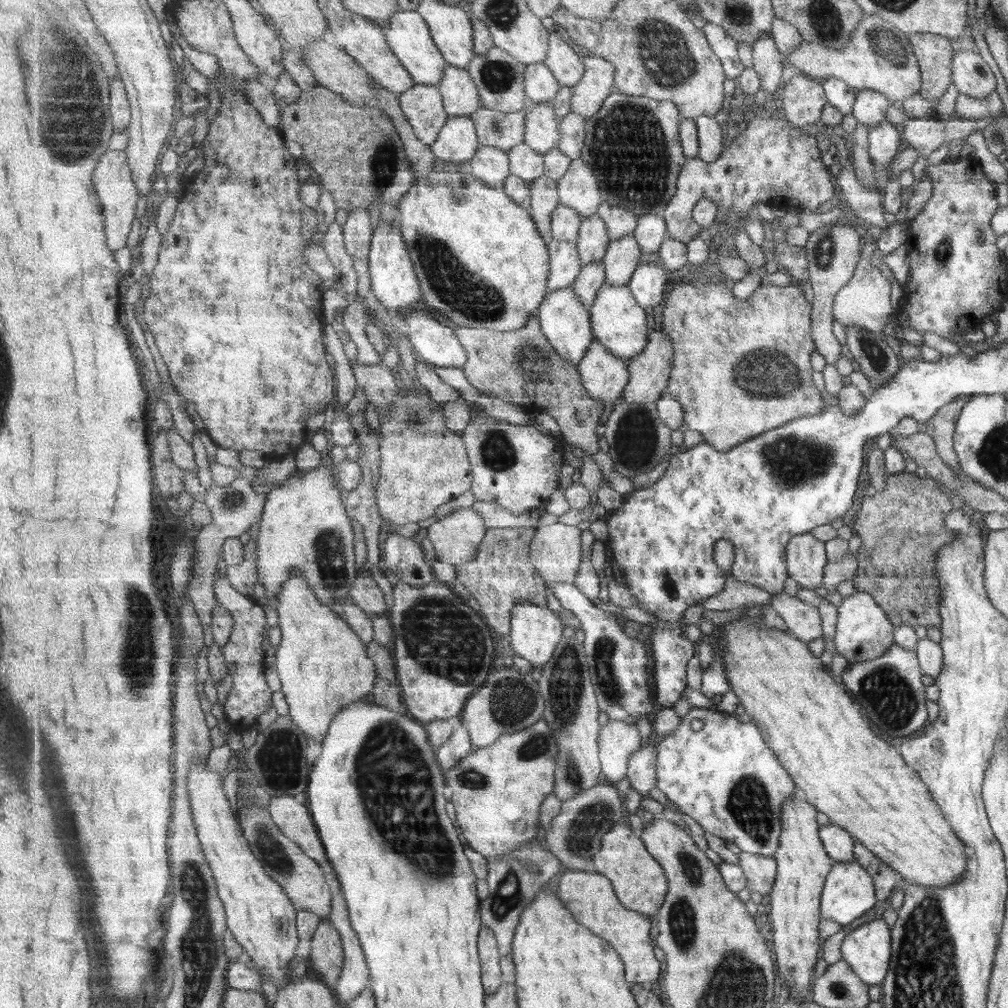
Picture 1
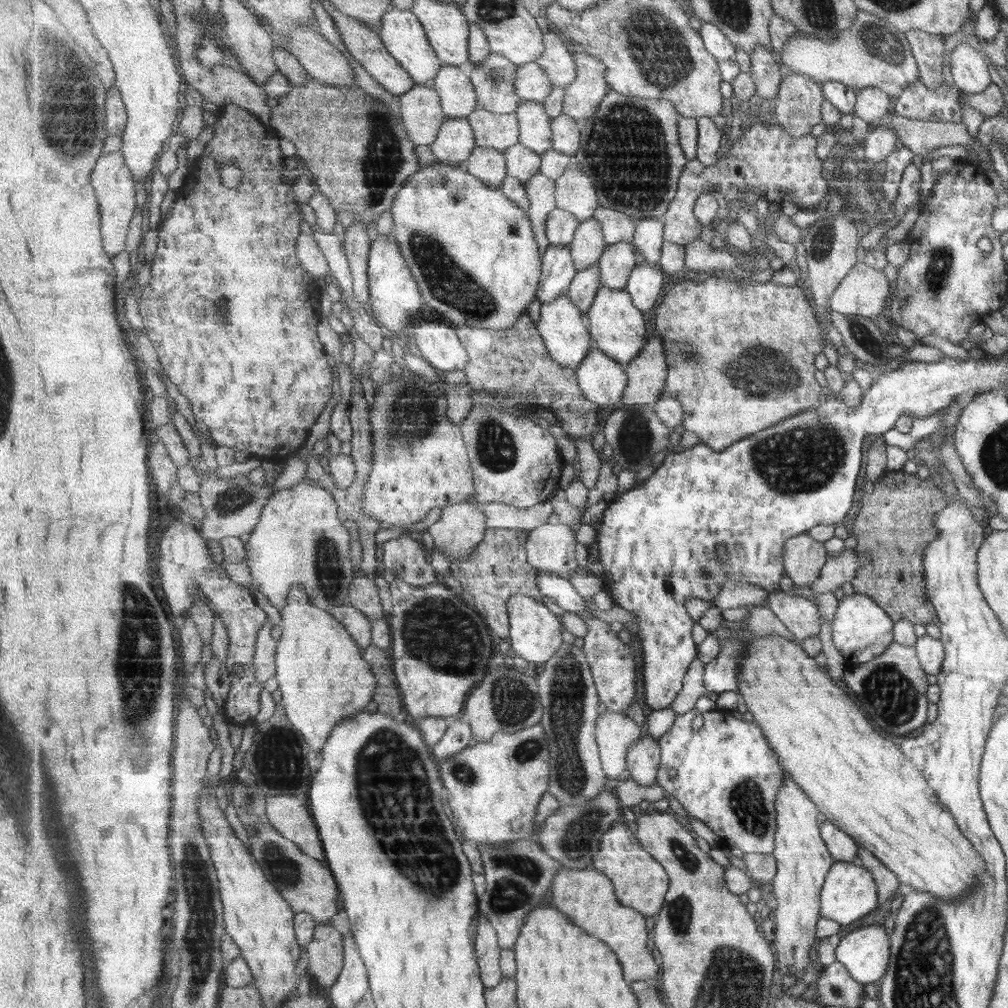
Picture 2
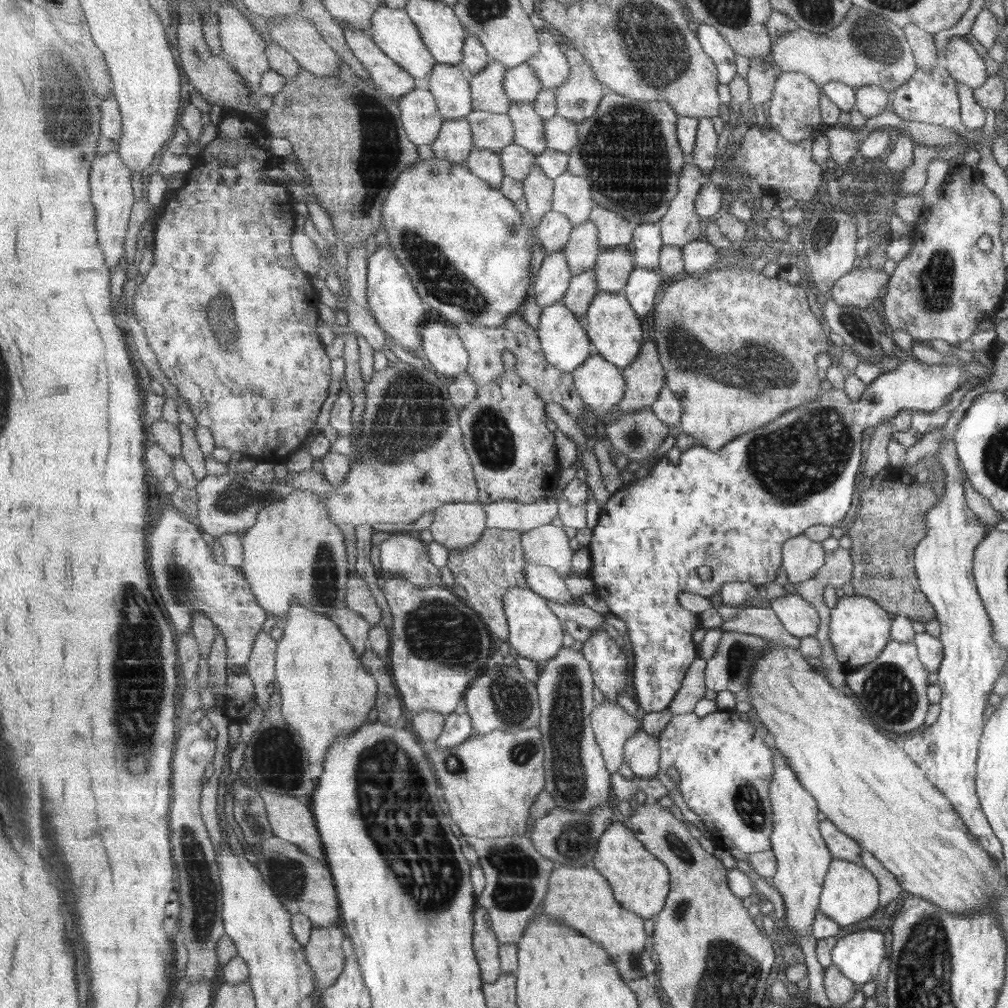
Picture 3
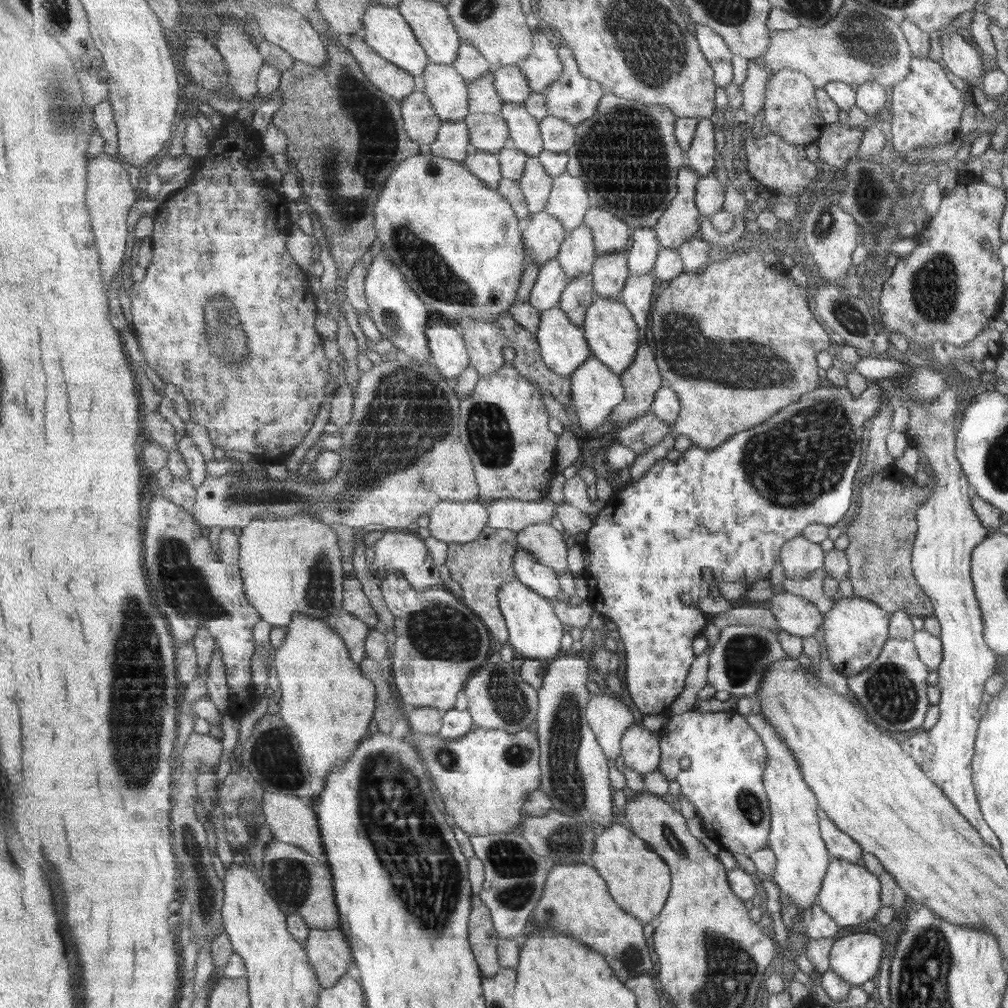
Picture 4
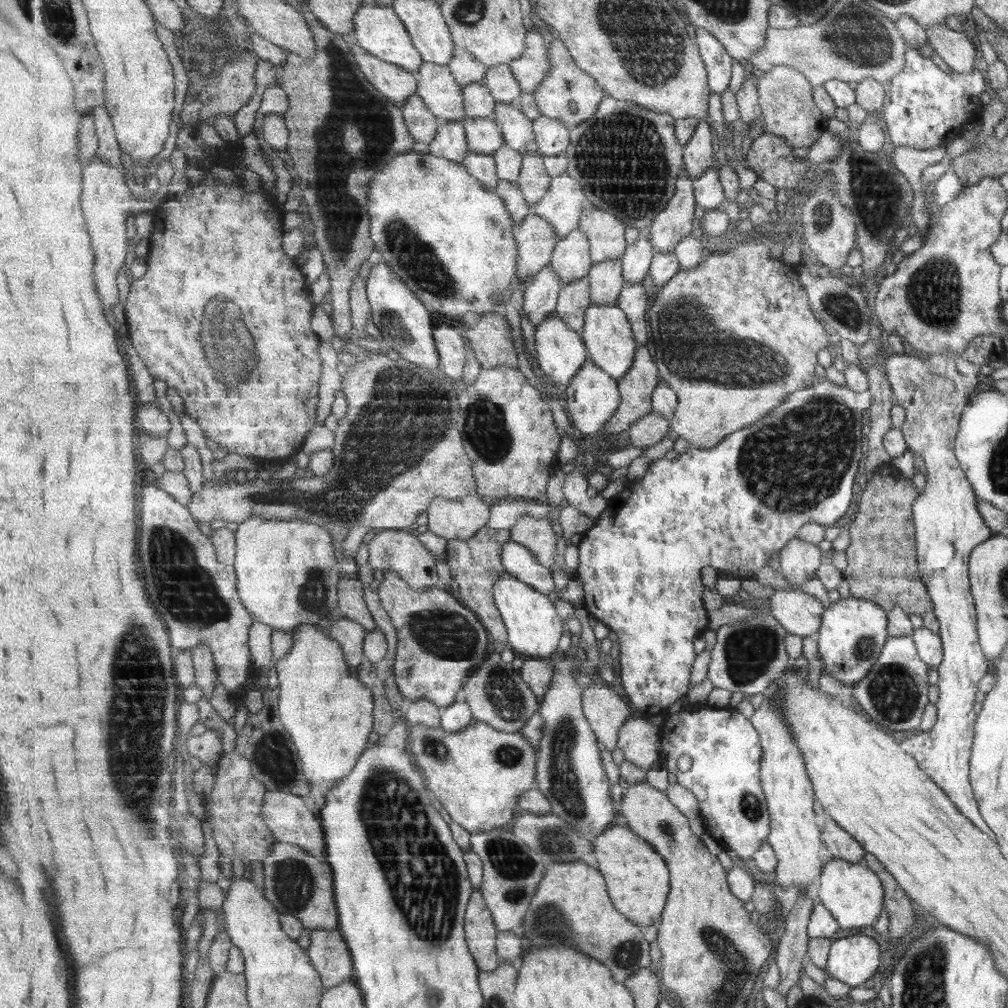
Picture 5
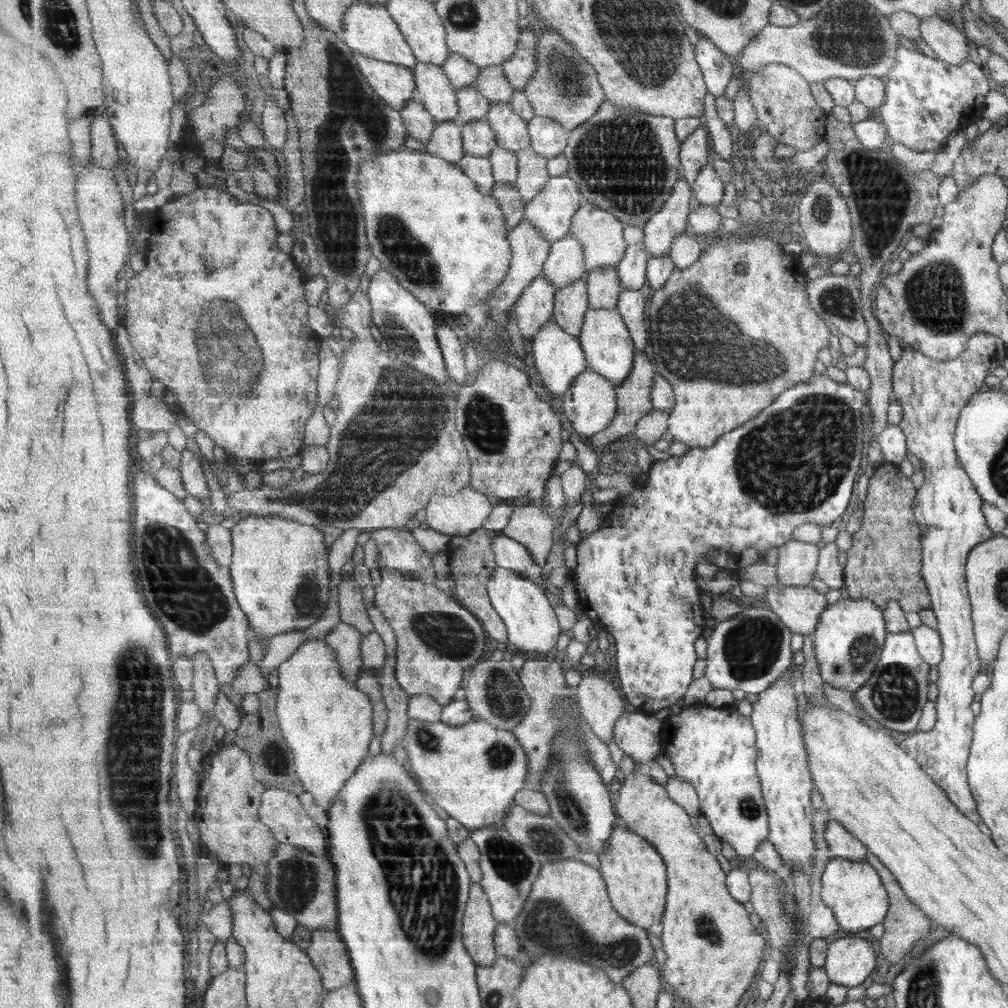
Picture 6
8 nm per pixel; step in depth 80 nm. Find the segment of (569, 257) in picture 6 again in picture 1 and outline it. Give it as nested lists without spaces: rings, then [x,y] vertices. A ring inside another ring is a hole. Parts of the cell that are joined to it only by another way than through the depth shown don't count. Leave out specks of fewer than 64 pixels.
[[[598,214],[583,218],[580,237],[577,241],[577,250],[583,266],[601,261],[611,242],[607,225]]]

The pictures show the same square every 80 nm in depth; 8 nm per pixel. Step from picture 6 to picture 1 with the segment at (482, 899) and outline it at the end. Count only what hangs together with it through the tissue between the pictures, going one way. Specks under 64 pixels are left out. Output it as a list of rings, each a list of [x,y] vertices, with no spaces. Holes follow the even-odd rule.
[[[485,926],[480,928],[478,950],[482,962],[482,982],[485,993],[495,994],[505,982],[502,975],[499,942],[491,928]]]

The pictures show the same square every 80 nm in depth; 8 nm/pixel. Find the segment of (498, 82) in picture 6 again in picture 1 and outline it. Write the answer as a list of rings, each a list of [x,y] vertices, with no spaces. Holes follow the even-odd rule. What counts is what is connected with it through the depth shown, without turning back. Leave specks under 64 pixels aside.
[[[547,64],[527,65],[525,71],[525,92],[528,99],[535,103],[552,103],[562,87]]]

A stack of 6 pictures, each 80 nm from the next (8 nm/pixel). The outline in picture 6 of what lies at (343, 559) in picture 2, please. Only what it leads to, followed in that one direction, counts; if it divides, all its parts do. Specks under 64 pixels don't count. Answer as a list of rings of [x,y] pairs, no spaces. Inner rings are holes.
[[[249,515],[230,521],[234,544],[233,586],[241,608],[252,624],[255,637],[267,644],[272,636],[284,632],[307,630],[325,616],[331,598],[331,570],[325,535],[318,526],[305,525],[277,516]]]

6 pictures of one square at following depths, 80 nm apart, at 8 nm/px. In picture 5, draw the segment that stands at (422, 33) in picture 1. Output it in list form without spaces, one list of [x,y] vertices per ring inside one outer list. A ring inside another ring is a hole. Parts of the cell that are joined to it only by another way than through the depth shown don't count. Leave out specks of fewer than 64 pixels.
[[[367,1],[354,18],[353,36],[357,46],[363,47],[368,53],[381,58],[381,60],[392,62],[397,66],[405,67],[409,72],[417,75],[424,58],[420,50],[415,47],[409,32],[405,30],[405,23],[392,7],[383,7]]]

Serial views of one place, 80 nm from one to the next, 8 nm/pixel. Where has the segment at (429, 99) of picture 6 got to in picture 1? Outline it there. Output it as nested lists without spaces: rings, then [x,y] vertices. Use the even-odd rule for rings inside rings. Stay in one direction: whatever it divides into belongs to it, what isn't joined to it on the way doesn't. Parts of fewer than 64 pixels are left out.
[[[448,65],[438,88],[444,95],[444,108],[450,116],[470,117],[483,106],[478,86],[466,68]]]

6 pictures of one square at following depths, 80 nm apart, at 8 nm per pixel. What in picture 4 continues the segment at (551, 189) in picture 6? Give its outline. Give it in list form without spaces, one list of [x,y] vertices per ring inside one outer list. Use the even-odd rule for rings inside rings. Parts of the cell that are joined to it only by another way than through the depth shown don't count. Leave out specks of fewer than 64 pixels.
[[[568,172],[554,179],[552,196],[544,211],[564,222],[569,231],[585,224],[585,215],[591,206],[586,182]]]

